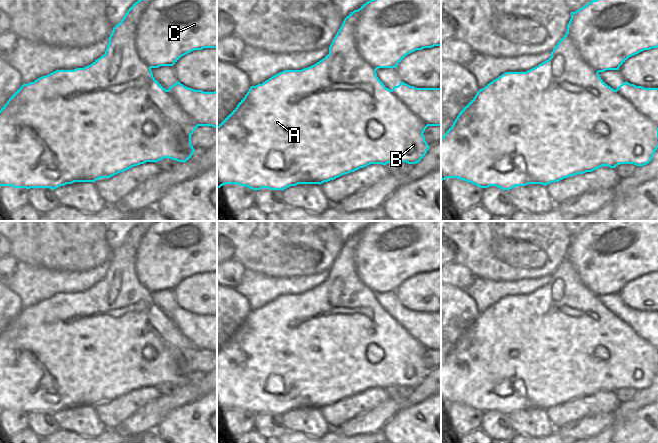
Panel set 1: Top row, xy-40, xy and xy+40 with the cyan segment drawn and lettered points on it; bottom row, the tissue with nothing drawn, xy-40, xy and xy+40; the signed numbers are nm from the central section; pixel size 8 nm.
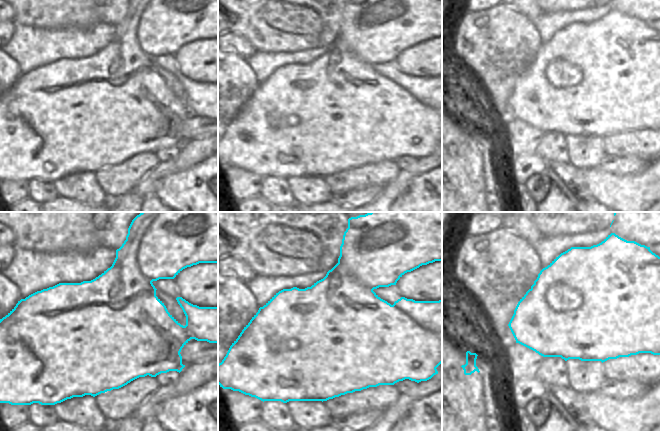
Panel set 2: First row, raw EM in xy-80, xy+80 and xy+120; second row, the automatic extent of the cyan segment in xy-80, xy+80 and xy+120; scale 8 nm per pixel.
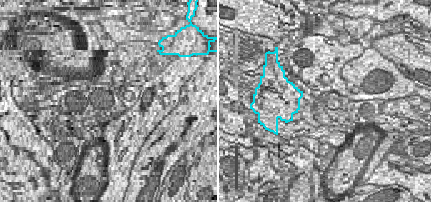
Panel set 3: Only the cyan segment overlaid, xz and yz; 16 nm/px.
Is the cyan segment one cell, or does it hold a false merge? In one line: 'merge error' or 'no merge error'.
merge error

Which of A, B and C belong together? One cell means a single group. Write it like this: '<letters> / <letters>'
A B / C

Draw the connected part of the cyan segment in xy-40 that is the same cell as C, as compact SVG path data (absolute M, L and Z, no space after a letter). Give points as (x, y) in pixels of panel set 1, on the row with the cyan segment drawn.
M138 0L113 28L105 54L128 52L127 37L137 33L137 51L151 68L173 66L182 56L204 48L217 48L217 0Z

